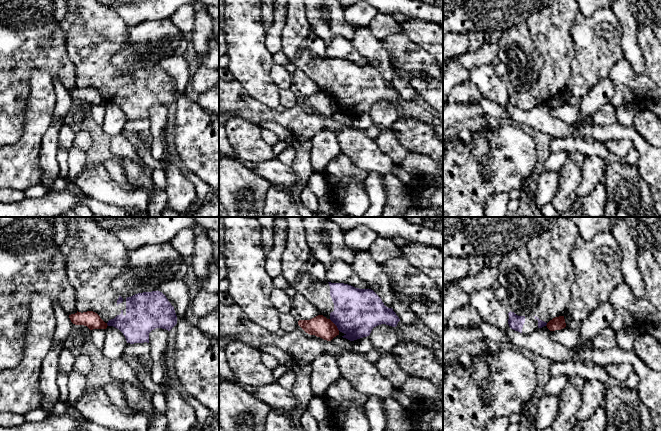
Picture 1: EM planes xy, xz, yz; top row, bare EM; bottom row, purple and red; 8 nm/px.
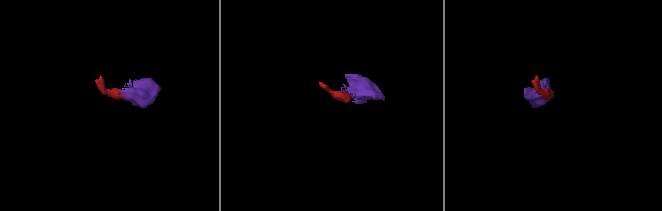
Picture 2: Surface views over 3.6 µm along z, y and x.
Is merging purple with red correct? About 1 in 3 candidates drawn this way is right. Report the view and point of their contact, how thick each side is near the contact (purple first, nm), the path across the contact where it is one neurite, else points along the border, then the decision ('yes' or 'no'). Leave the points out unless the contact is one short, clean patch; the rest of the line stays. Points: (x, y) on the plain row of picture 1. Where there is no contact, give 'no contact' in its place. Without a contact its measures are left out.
meets purple in xz at (335, 100); 360 nm thick on the purple side, 170 nm on the other; border along xz (329, 95), (339, 106); no

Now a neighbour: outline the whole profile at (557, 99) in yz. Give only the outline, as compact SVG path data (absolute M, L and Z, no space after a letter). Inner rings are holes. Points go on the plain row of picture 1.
M564 92L555 93L547 99L550 107L561 106L566 103Z

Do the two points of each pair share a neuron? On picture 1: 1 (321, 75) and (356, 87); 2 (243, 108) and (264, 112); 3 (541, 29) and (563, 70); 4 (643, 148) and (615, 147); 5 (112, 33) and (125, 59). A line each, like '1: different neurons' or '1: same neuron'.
1: same neuron
2: same neuron
3: same neuron
4: different neurons
5: different neurons

